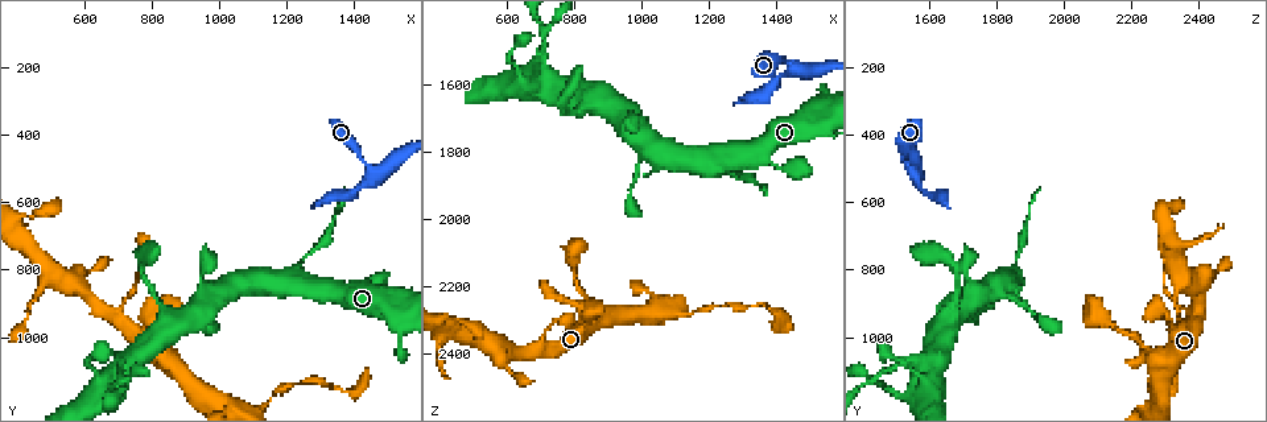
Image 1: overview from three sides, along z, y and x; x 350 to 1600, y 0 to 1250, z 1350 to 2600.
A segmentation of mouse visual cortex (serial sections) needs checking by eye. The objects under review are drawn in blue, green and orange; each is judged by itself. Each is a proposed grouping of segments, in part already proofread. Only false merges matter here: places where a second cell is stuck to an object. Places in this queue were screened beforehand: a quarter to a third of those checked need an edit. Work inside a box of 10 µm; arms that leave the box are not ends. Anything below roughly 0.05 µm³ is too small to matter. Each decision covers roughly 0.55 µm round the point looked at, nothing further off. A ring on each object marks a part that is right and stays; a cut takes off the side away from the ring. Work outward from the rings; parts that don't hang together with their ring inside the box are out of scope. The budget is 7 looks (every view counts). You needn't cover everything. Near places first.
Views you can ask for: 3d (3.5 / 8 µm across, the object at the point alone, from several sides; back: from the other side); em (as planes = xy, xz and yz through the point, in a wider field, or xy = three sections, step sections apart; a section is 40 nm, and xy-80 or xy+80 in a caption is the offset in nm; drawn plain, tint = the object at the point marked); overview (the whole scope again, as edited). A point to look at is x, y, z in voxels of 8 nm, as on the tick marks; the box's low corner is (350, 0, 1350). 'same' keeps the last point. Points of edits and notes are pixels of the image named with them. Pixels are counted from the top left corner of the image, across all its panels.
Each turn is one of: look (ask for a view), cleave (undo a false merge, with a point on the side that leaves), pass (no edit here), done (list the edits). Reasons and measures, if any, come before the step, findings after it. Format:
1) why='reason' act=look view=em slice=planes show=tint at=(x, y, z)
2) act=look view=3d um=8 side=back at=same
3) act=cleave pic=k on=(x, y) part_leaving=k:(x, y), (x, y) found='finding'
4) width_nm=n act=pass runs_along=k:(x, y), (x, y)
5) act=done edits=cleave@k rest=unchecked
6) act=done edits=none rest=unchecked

why='thick turns thin' act=look view=3d um=8 at=(1440, 510, 1550)

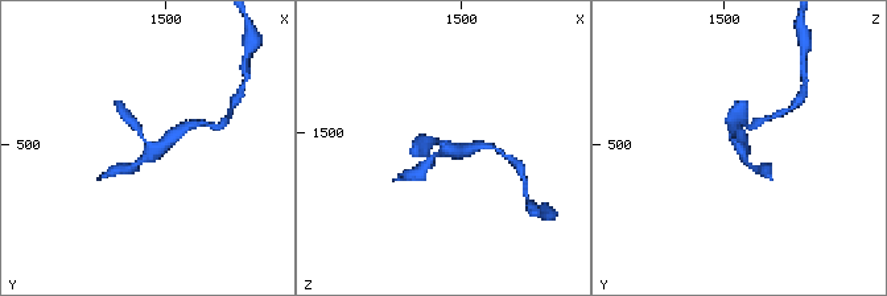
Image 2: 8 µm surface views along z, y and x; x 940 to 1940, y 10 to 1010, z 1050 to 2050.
act=look view=3d um=3.5 at=same

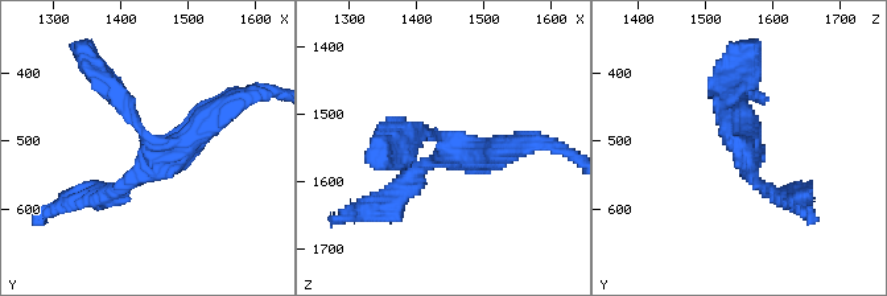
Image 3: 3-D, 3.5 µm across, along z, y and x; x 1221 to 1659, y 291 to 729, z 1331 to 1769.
arms=3 arm_widths_nm=200,300,350 why='now the EM' act=look view=em slice=xy step=1 show=tint at=(1445, 505, 1545)

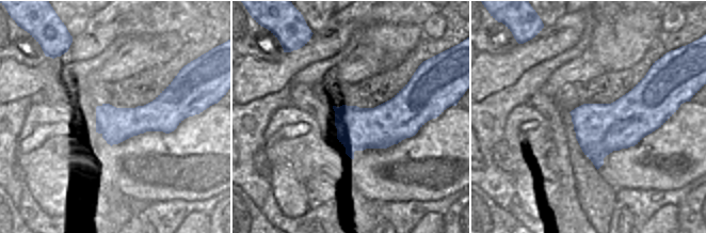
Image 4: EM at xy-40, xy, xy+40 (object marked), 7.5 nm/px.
act=pass runs_along=3:(102, 77), (151, 146), (223, 105) found='all the same cell'

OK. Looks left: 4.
why='thin neck' act=look view=3d um=3.5 at=(1180, 1170, 2280)

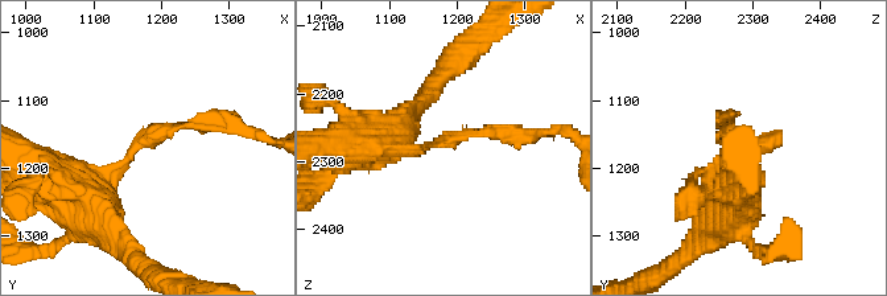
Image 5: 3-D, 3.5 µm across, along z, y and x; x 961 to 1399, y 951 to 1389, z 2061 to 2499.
act=look view=em slice=xy step=2 show=tint at=(1170, 1170, 2280)

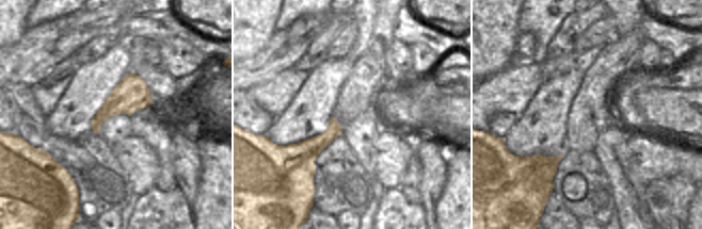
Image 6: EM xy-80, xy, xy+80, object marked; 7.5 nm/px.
act=look view=em slice=xy step=3 show=tint at=same

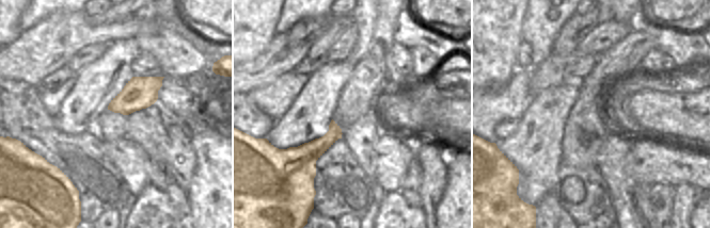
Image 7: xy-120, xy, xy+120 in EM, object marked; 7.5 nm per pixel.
act=pass found='continuous, no second cell'

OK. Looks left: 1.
act=done edits=none rest=unchecked

